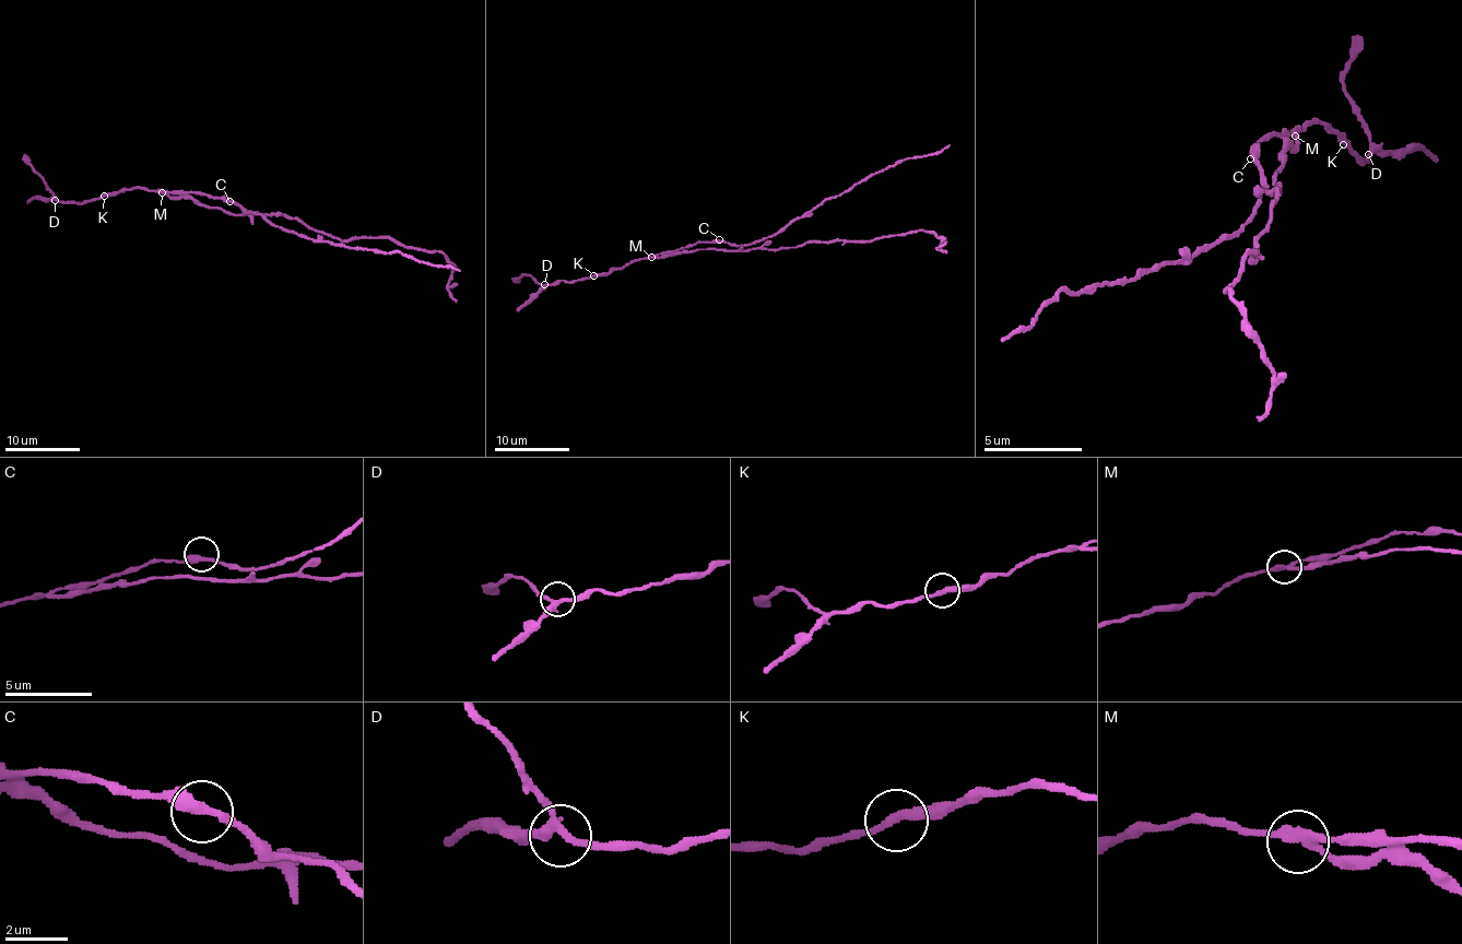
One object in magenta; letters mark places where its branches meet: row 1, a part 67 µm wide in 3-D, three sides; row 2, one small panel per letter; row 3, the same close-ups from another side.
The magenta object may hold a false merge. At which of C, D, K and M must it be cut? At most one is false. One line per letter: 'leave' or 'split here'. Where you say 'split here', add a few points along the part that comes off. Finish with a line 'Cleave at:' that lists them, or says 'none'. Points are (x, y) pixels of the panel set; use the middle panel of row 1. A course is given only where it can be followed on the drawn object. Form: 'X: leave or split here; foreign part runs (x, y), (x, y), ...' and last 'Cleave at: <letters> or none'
C: leave
D: leave
K: leave
M: split here; foreign part runs (651, 256), (698, 248), (789, 248), (810, 242), (873, 242), (926, 229), (941, 242), (938, 247), (946, 242)
Cleave at: M

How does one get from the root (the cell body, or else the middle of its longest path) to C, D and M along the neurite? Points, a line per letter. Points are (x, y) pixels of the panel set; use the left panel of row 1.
C: (247, 213), (230, 201)
D: (247, 213), (230, 214), (190, 198), (174, 198), (146, 188), (122, 188), (86, 201), (55, 200)
M: (247, 213), (230, 214), (190, 198), (174, 198), (162, 192)

